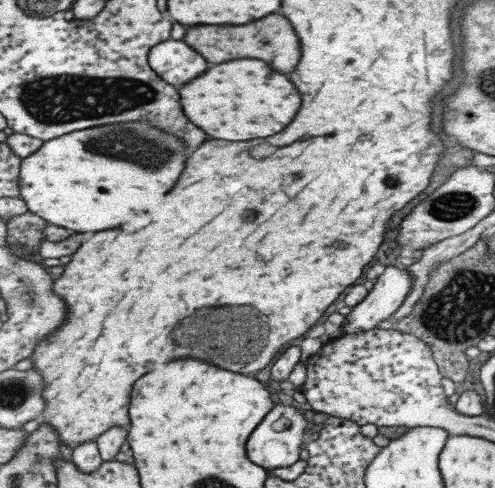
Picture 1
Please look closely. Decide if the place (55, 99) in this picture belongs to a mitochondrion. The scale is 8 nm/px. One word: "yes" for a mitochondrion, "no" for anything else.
yes

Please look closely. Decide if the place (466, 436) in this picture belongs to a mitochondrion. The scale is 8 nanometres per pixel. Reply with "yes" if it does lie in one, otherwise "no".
no

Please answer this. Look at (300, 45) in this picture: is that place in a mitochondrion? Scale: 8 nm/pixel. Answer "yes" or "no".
no

